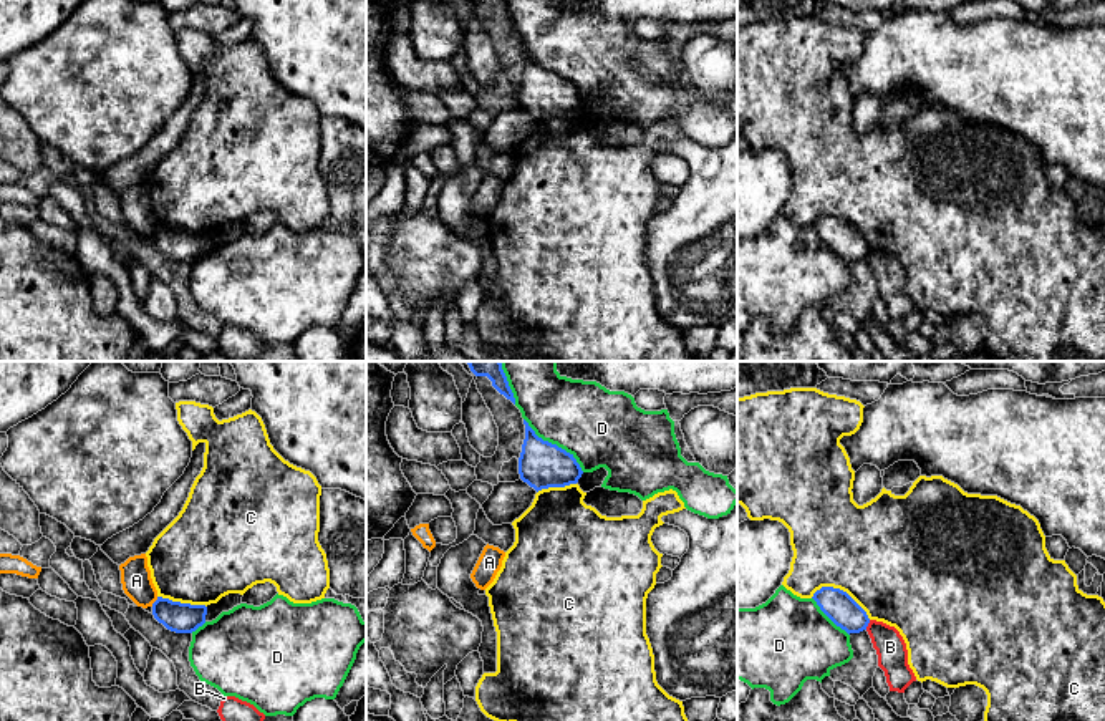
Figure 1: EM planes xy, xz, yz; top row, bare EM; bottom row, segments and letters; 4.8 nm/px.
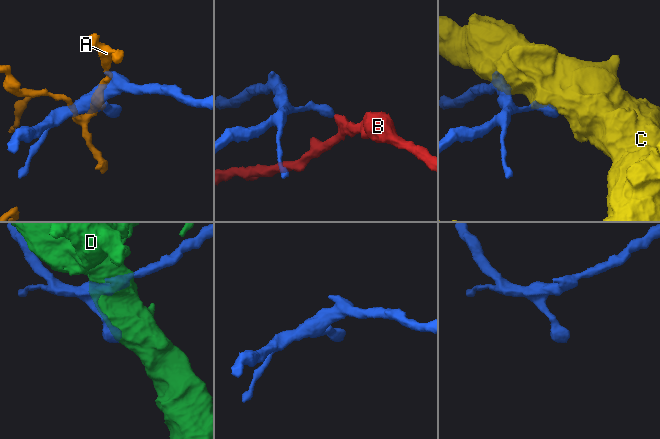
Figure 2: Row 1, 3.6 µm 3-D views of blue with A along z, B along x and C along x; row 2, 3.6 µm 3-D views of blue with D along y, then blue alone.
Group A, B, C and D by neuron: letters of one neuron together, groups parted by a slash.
A / B / C / D

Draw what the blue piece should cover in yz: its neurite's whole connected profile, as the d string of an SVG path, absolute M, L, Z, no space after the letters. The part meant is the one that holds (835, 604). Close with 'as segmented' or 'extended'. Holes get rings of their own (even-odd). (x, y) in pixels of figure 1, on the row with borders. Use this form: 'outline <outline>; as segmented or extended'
outline M822 587L812 598L820 610L848 635L866 630L870 623L866 612L847 592L833 587Z; as segmented

